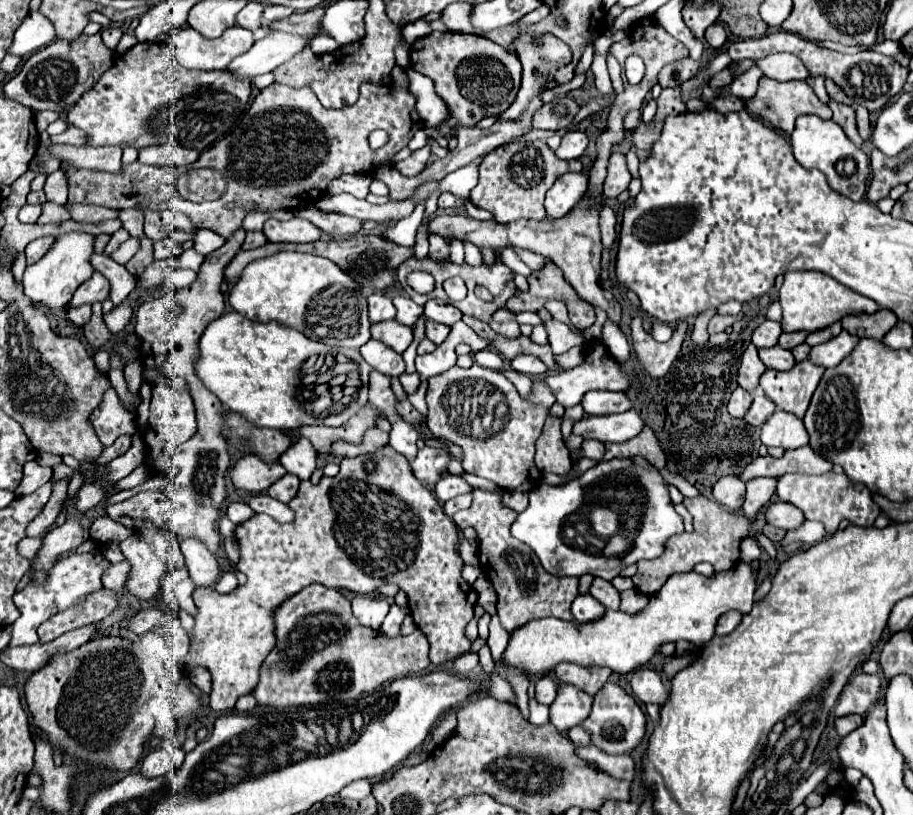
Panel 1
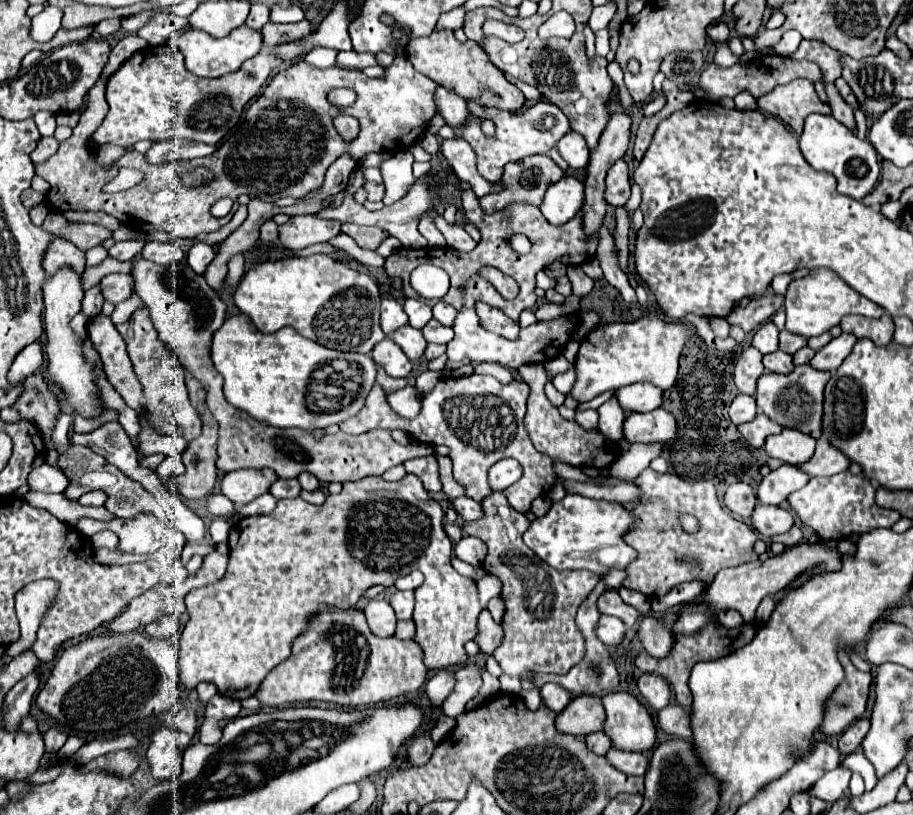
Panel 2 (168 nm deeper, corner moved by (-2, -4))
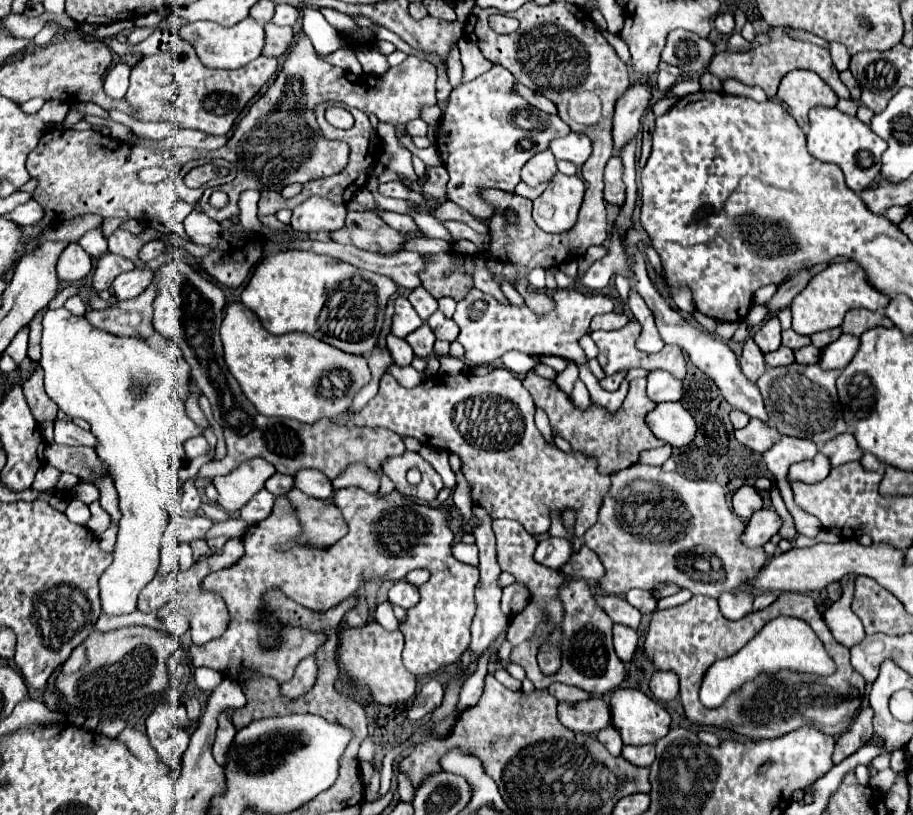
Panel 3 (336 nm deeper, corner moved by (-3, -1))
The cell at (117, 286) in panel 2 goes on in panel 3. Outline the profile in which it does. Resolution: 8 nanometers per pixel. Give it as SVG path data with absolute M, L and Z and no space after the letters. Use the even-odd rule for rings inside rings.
M132 269L132 271L126 271L126 273L118 275L112 281L110 293L116 301L128 301L128 299L138 297L150 283L152 283L152 273L150 271Z

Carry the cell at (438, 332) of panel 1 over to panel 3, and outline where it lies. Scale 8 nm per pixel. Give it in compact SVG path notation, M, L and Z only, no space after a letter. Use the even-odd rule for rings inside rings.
M436 311L436 313L428 319L428 325L432 327L436 339L440 339L440 341L450 341L450 343L452 343L452 341L458 337L458 327L456 327L456 323L454 323L452 319L446 319L446 317L442 315L442 311Z

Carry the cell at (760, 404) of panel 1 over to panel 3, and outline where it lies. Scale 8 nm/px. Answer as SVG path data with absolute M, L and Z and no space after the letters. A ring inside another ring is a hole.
M750 419L750 423L744 429L736 429L734 435L756 453L764 453L780 439L780 433L770 423L760 423L760 419Z

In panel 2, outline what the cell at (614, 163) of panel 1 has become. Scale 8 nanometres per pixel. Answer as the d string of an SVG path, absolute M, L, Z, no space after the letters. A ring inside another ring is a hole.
M617 160L607 172L607 190L605 200L611 206L625 206L631 194L631 182L625 160Z

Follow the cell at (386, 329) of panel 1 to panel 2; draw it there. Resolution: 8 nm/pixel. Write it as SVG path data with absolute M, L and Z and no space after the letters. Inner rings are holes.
M403 326L395 332L395 336L391 336L395 344L399 344L403 348L403 352L407 354L407 358L417 360L423 356L425 348L427 348L427 340L423 338L423 332L413 328L413 326Z

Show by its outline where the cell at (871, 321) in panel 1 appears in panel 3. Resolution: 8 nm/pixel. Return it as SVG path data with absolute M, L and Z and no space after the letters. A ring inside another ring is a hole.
M852 309L852 311L848 311L848 315L844 317L844 323L840 327L842 327L842 333L860 337L864 331L868 331L872 327L892 327L892 321L882 313L874 313L868 309Z

